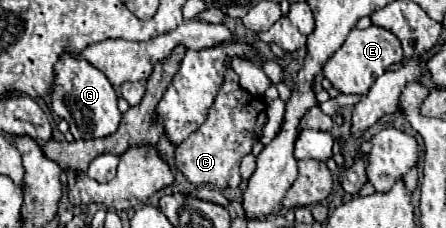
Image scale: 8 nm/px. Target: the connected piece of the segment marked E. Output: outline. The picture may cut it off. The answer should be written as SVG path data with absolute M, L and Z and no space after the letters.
M370 26L366 30L350 30L346 42L334 52L334 56L324 64L322 72L330 80L330 84L342 94L368 94L370 86L378 76L386 72L386 68L394 62L402 62L402 46L400 40L386 28Z

